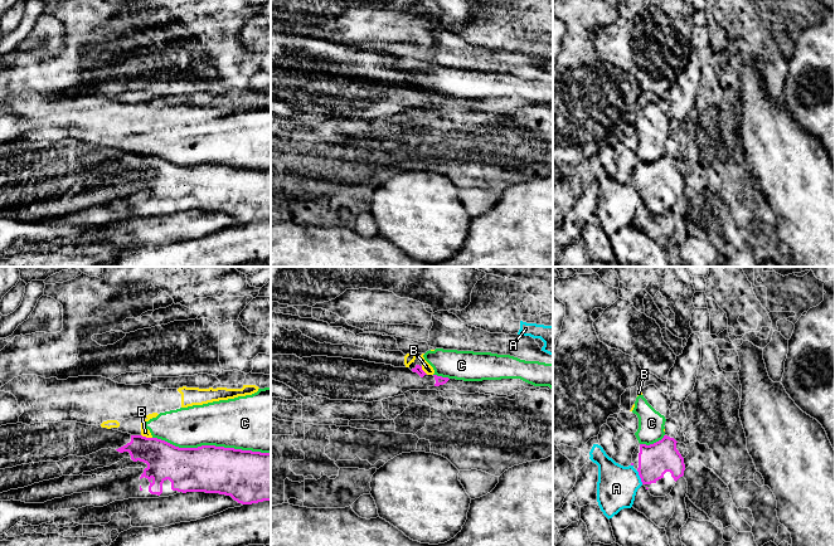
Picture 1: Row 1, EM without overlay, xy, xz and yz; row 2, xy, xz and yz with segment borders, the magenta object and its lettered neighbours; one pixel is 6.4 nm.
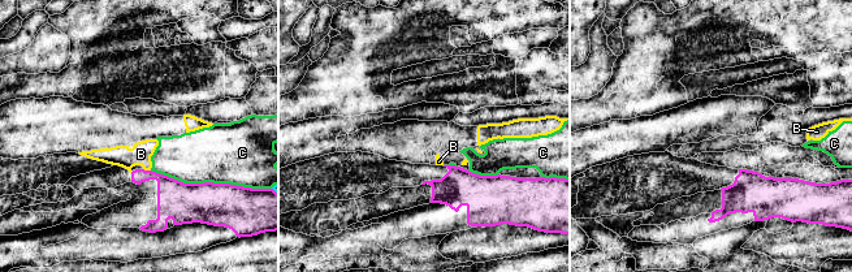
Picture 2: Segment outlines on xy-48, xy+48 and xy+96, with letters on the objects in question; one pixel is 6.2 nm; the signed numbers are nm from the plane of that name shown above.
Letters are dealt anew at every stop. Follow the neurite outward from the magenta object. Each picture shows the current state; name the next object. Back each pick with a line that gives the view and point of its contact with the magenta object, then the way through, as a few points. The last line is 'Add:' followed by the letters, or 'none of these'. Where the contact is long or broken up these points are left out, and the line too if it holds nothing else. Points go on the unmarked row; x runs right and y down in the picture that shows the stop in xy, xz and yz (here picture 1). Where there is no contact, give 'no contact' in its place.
Add: none of these

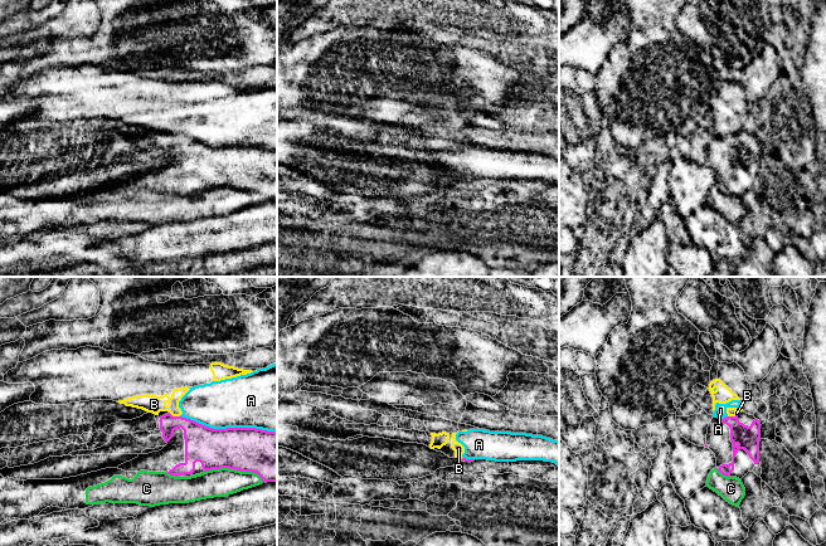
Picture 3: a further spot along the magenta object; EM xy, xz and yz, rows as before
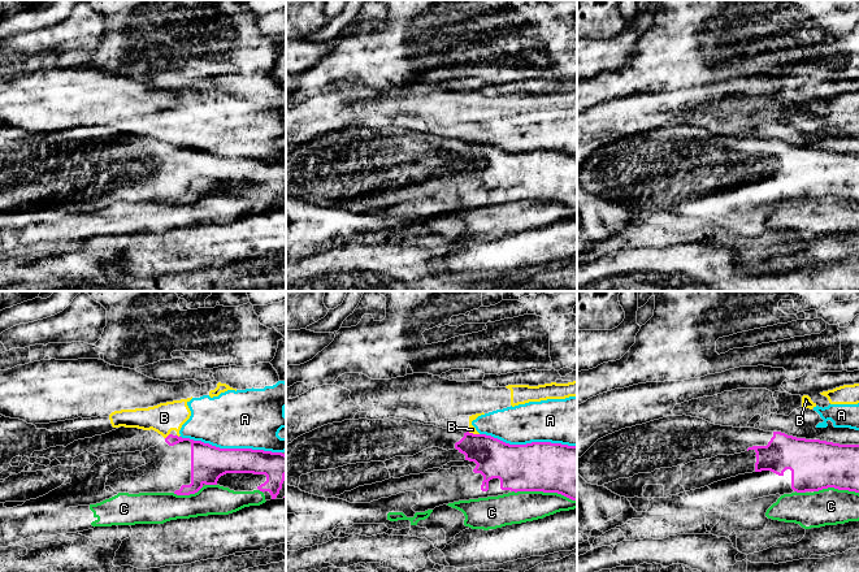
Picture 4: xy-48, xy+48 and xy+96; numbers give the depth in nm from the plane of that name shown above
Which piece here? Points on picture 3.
Add: none of these

